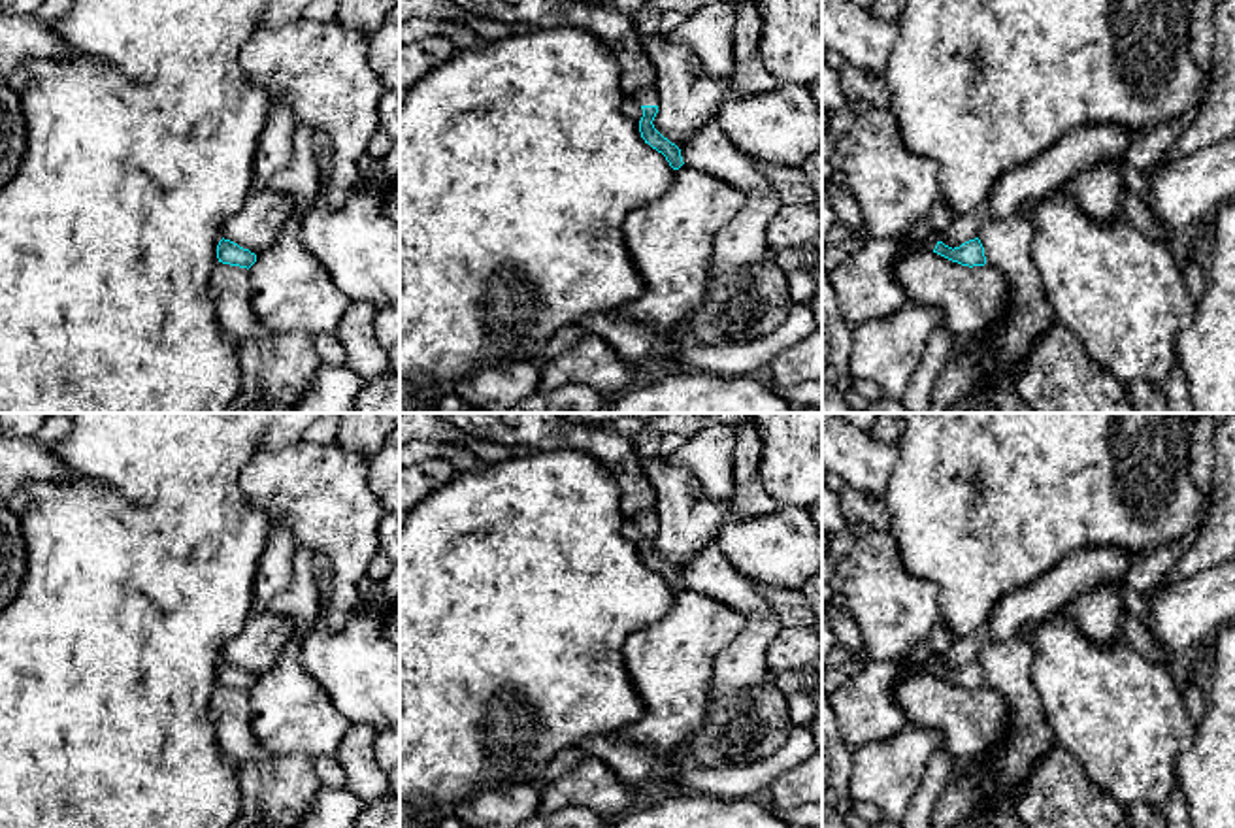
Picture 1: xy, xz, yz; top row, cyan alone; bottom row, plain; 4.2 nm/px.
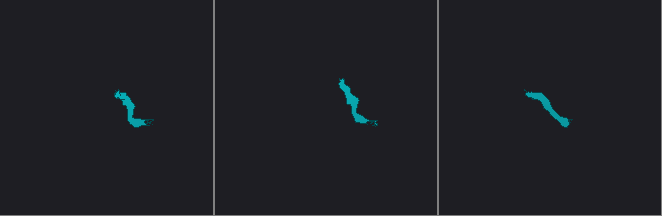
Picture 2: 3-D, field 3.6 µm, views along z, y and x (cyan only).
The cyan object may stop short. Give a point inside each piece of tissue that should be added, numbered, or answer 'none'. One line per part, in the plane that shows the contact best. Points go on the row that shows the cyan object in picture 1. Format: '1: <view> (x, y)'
1: xz (649, 97)

